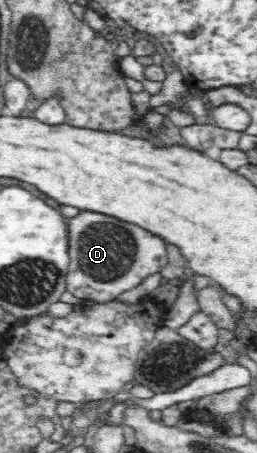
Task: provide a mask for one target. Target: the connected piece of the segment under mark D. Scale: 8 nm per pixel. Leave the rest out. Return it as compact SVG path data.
M81 212L80 216L70 218L70 268L68 269L68 292L71 292L76 298L82 300L95 300L97 303L114 300L119 294L122 294L122 292L126 292L127 290L138 286L146 277L150 276L150 274L160 272L160 268L163 268L167 264L166 247L164 246L164 240L138 226L134 226L134 224L118 222L114 220L114 218L106 218L105 215L94 212Z

